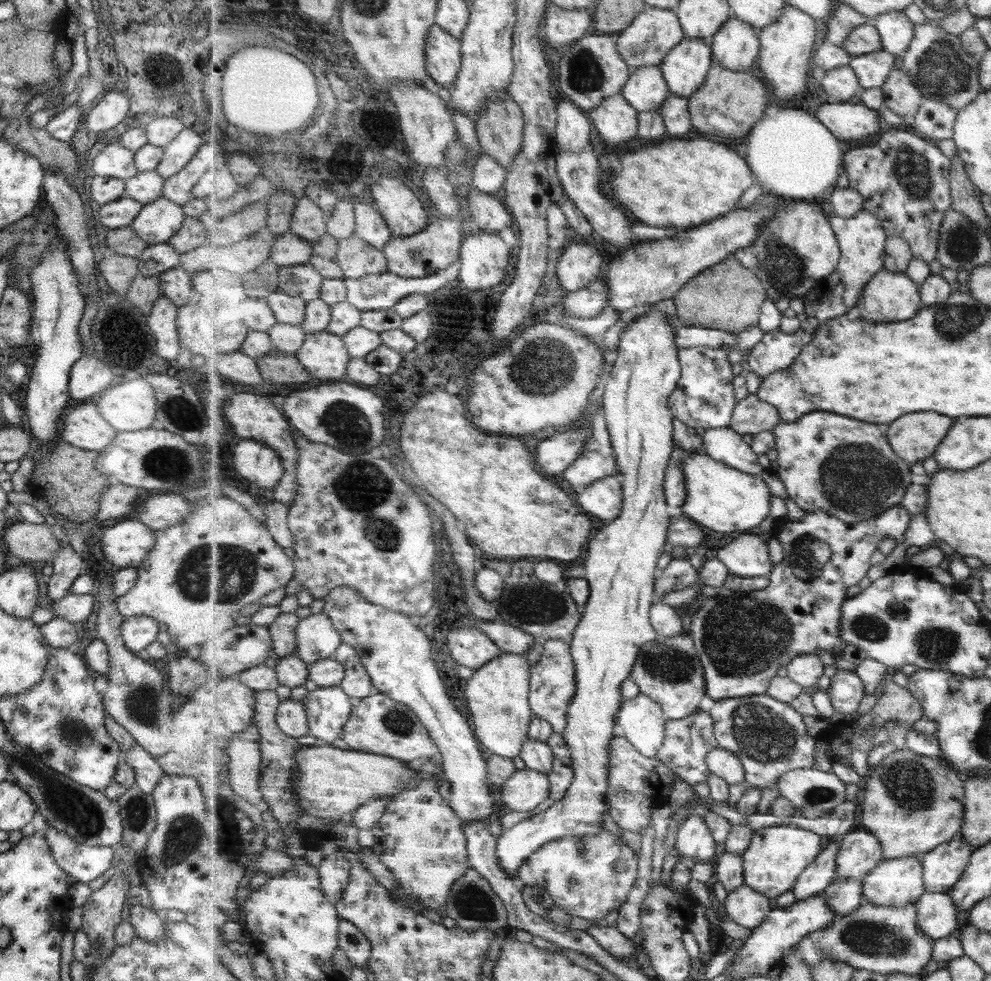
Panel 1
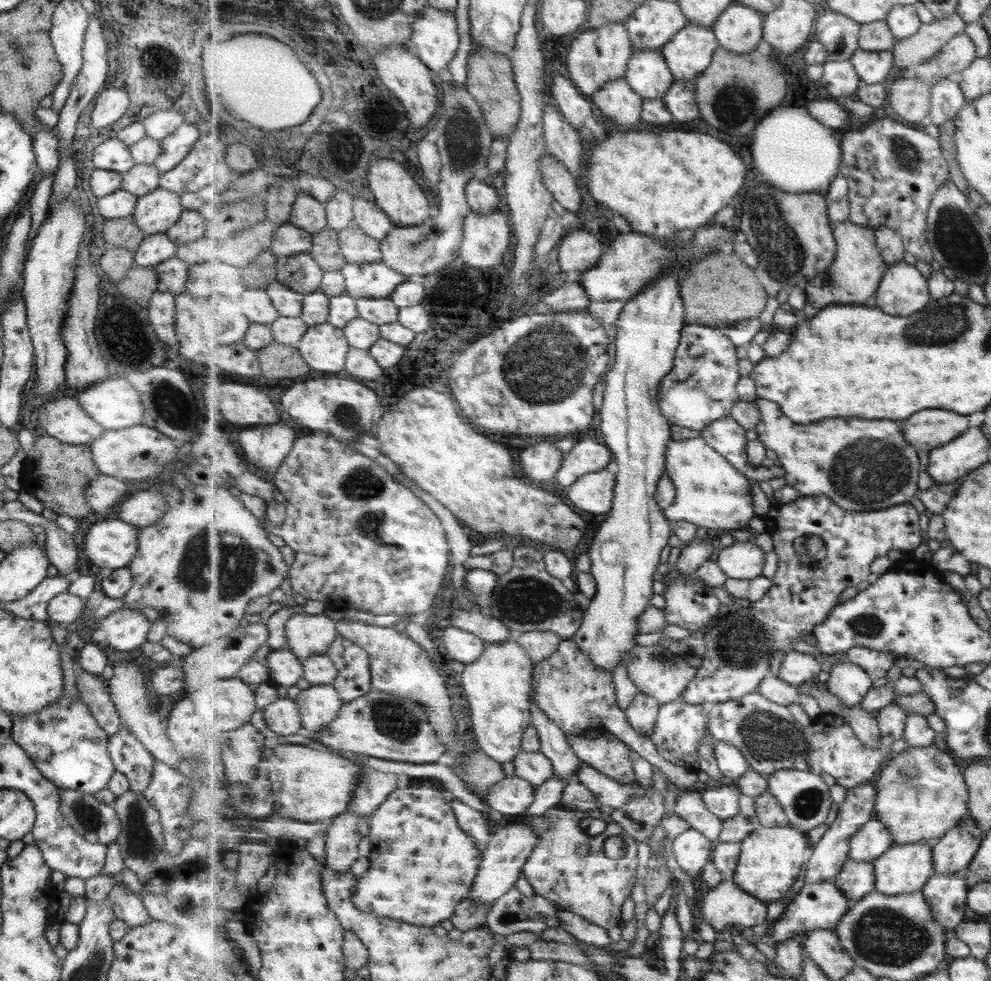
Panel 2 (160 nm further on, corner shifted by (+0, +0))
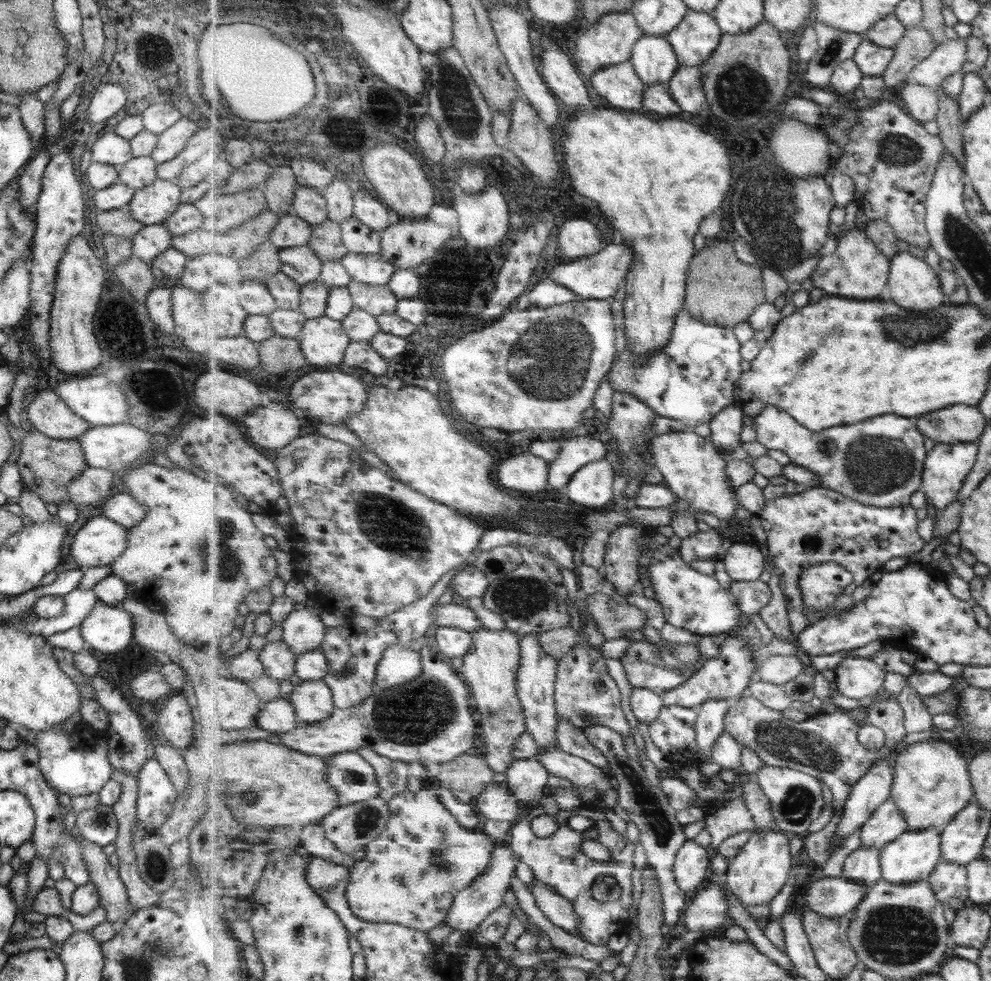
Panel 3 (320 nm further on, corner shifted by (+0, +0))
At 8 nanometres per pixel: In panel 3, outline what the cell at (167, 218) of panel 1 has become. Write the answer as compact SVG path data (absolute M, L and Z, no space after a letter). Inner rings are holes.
M155 179L143 188L134 190L126 209L133 220L142 225L162 224L180 204L179 196L182 188L173 181Z

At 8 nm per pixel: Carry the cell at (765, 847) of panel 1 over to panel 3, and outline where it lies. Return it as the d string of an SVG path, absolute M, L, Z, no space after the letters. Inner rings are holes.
M761 829L753 831L752 839L741 852L730 860L725 883L741 904L767 904L779 894L787 884L793 868L793 856L789 850L789 840L777 830Z

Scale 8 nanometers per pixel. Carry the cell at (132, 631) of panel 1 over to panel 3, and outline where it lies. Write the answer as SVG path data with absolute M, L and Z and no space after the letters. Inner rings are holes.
M95 605L78 627L86 649L92 653L119 652L133 638L131 615L117 606Z

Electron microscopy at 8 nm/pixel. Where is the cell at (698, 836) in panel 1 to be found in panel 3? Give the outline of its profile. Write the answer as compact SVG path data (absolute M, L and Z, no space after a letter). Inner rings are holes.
M688 840L679 850L674 873L679 886L690 896L704 887L709 878L711 855L706 847Z

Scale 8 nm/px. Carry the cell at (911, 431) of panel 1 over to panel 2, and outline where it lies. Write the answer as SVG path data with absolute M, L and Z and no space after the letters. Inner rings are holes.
M923 410L923 412L915 414L915 418L909 418L905 422L904 433L912 447L917 450L927 450L930 453L934 448L959 438L970 428L969 415L957 414L956 412L949 412L949 410Z

